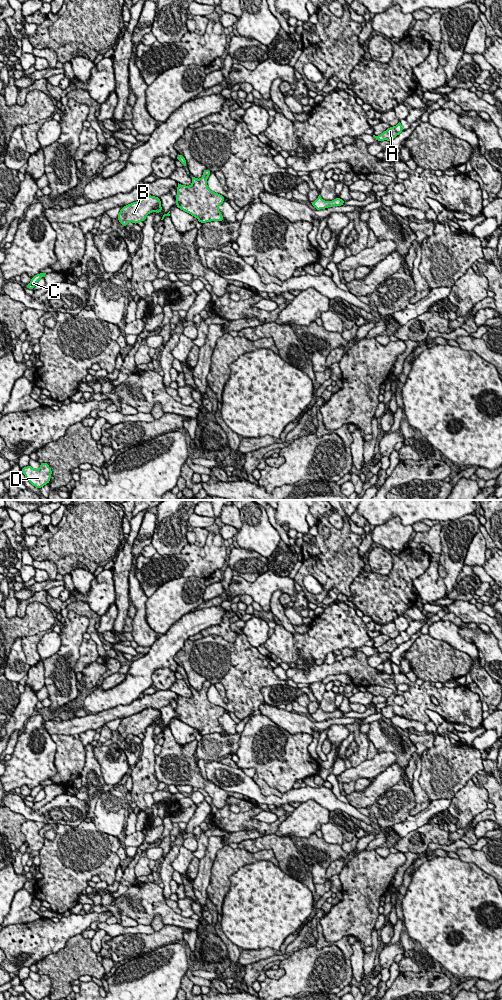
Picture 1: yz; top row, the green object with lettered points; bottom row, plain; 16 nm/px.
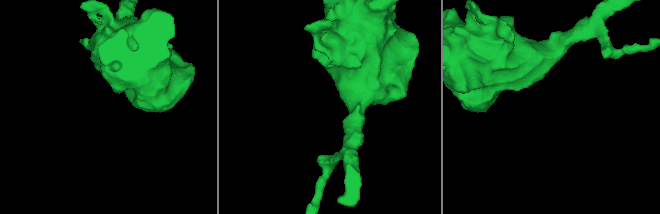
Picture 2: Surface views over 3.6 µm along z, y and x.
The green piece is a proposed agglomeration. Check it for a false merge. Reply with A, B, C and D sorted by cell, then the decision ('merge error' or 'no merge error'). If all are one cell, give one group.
groups A B C D; no merge error

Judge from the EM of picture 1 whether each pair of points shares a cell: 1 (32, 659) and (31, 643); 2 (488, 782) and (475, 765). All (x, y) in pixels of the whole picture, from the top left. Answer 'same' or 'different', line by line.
1: same
2: different

